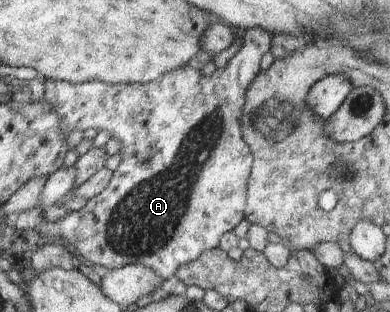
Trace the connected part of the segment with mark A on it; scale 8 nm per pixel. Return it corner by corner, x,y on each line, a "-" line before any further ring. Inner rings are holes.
260,27
246,29
242,35
242,43
234,55
228,59
227,63
208,76
201,75
196,69
188,65
175,68
173,71
162,73
157,79
143,83
122,83
106,84
98,81
86,81
83,83
72,84
68,81
44,81
44,98
62,115
61,129
68,135
72,130
85,130
86,128
95,128
109,132
112,138
120,141
120,162
116,169
112,171
111,178
106,187
94,198
88,201
88,204
79,211
66,216
64,220
51,219
46,220
40,228
42,237
49,241
64,238
68,243
76,247
77,250
87,260
94,265
105,266
112,269
124,267
130,263
142,263
153,269
157,273
160,282
169,279
175,274
176,269
188,261
198,258
201,252
218,247
218,238
226,231
232,231
234,226
243,218
243,208
245,207
245,188
248,180
251,162
253,160
248,145
242,140
239,131
239,118
245,101
245,90
253,80
254,75
259,71
260,57
271,48
271,34

